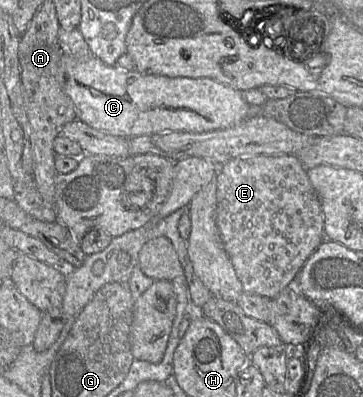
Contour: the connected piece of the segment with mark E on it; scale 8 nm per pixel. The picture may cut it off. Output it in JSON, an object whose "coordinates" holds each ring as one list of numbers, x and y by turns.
{"coordinates":[[254,155,219,166,216,225,243,291,276,298,322,243,321,201,295,155]]}

